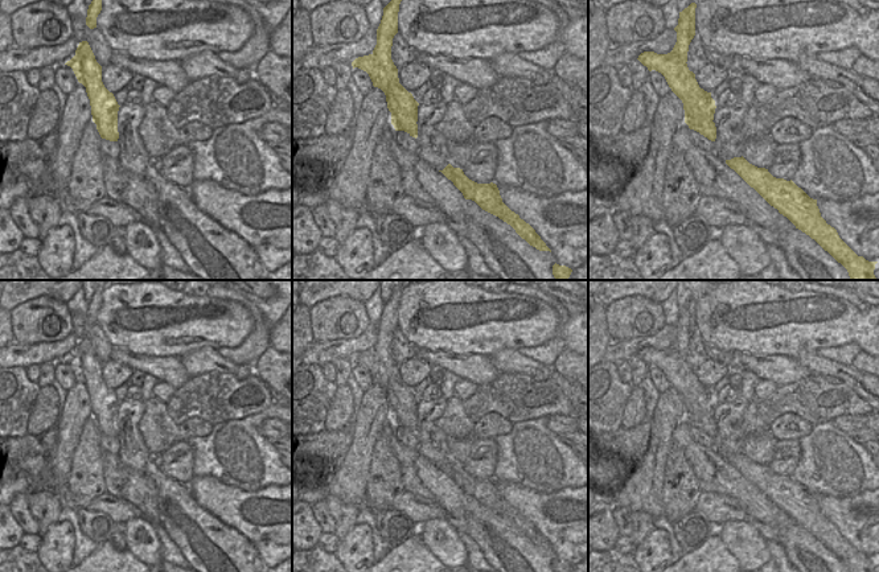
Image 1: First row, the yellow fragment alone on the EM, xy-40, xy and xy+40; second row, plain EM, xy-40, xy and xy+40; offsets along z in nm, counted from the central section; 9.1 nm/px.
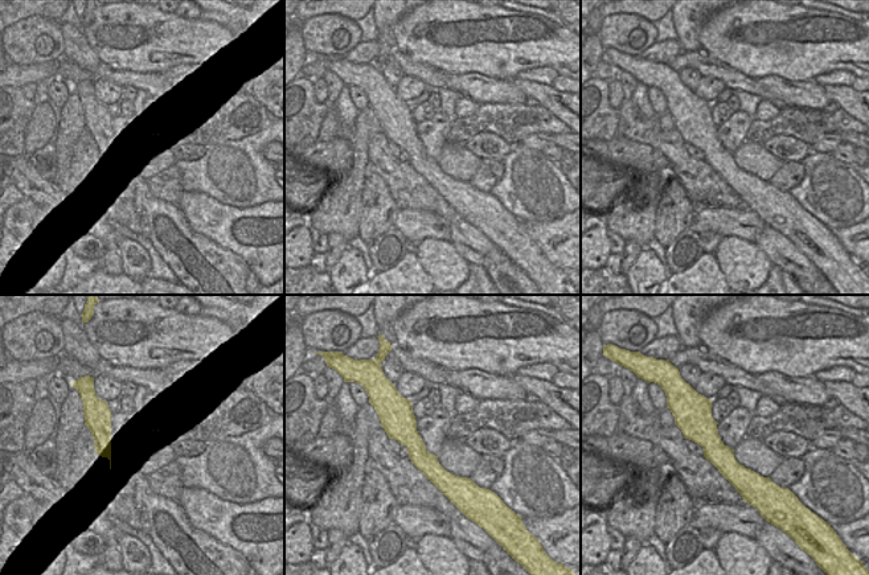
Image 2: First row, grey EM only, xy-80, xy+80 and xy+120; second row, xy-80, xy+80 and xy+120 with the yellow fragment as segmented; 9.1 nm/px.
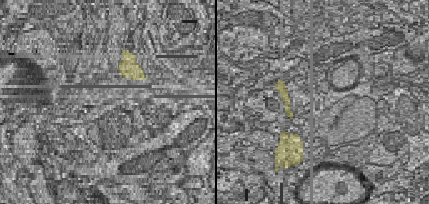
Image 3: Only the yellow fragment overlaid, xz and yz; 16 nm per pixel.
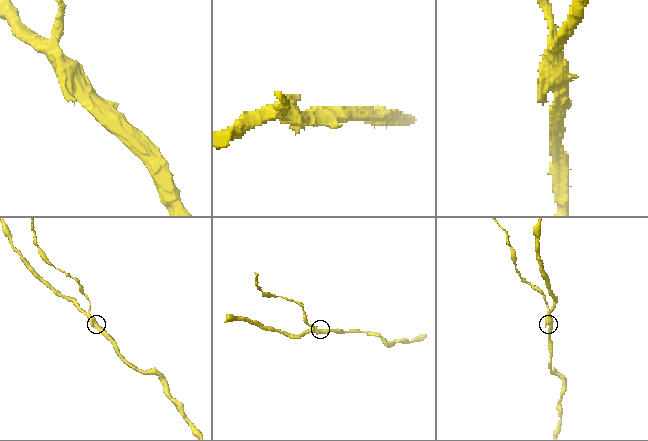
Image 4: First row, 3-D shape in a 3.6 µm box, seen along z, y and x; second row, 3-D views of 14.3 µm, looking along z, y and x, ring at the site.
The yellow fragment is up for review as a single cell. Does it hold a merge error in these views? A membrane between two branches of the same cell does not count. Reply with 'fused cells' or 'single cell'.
fused cells

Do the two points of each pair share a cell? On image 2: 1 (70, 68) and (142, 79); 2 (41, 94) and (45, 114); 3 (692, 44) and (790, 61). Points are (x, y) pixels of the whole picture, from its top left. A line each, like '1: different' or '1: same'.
1: same
2: different
3: different

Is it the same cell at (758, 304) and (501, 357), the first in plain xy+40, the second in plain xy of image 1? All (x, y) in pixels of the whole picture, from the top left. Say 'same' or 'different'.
different

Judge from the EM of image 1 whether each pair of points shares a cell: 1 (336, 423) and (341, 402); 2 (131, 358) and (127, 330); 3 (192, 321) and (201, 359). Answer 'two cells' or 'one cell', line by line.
1: one cell
2: two cells
3: two cells

